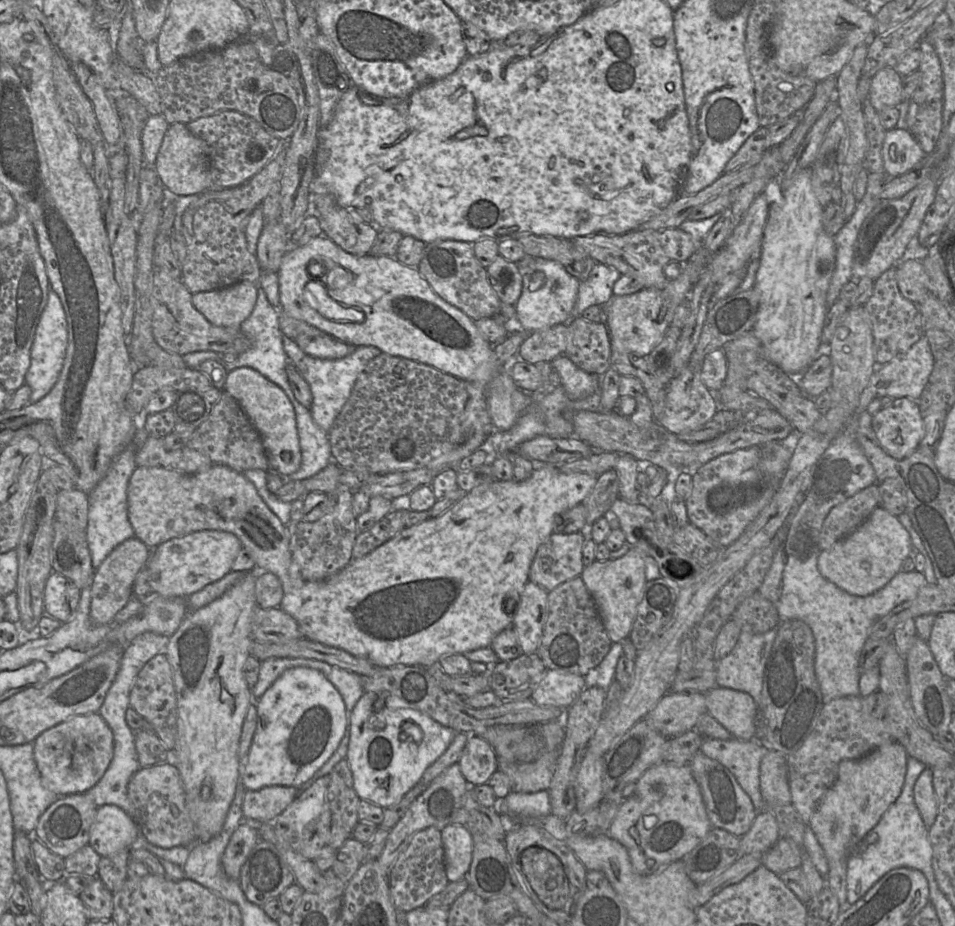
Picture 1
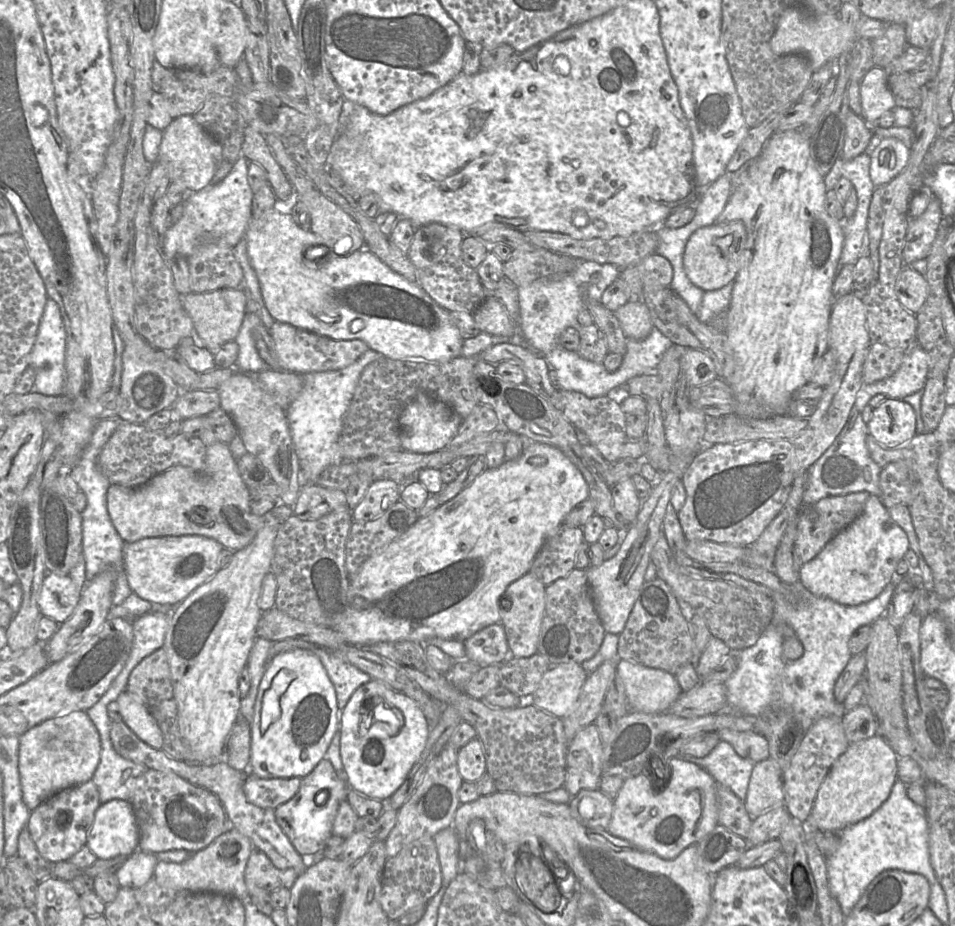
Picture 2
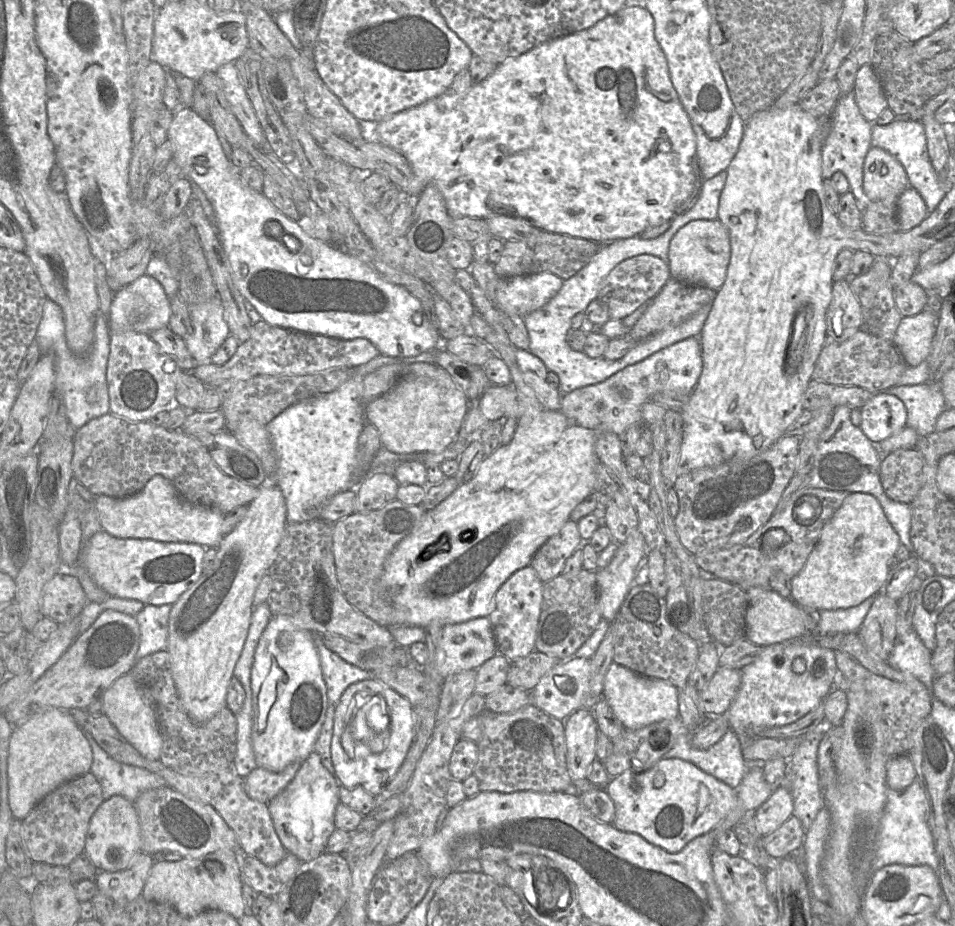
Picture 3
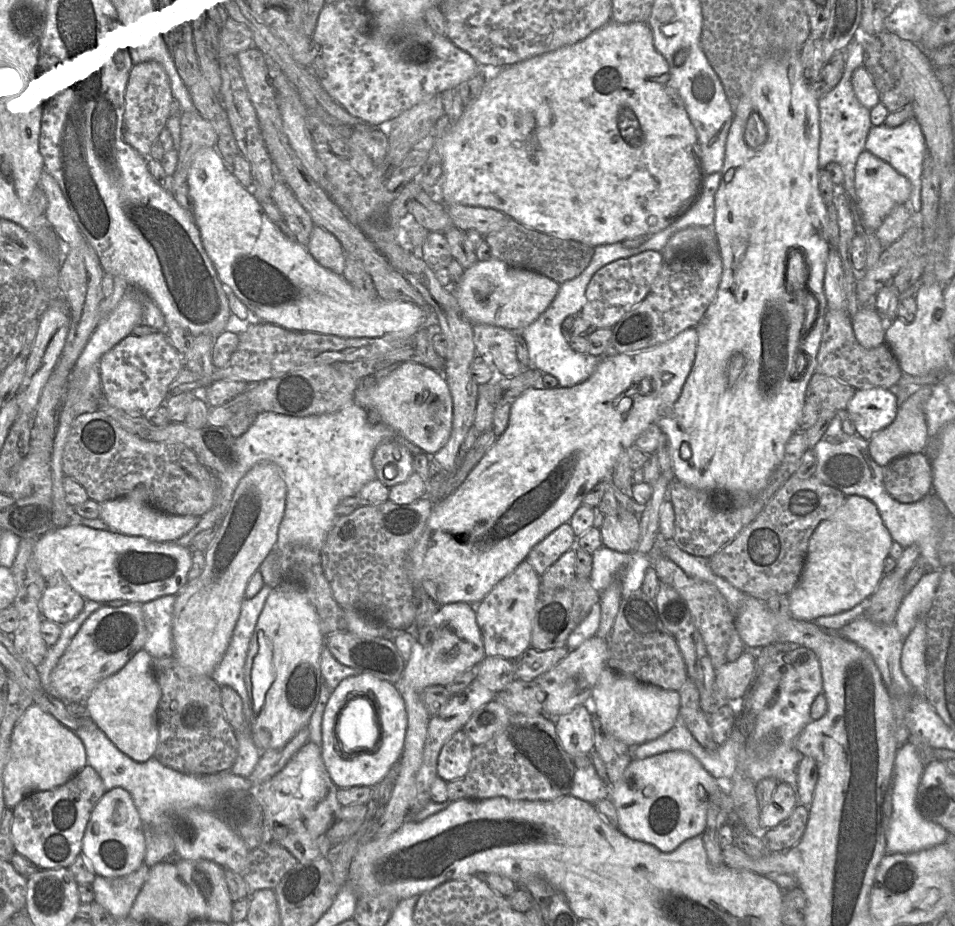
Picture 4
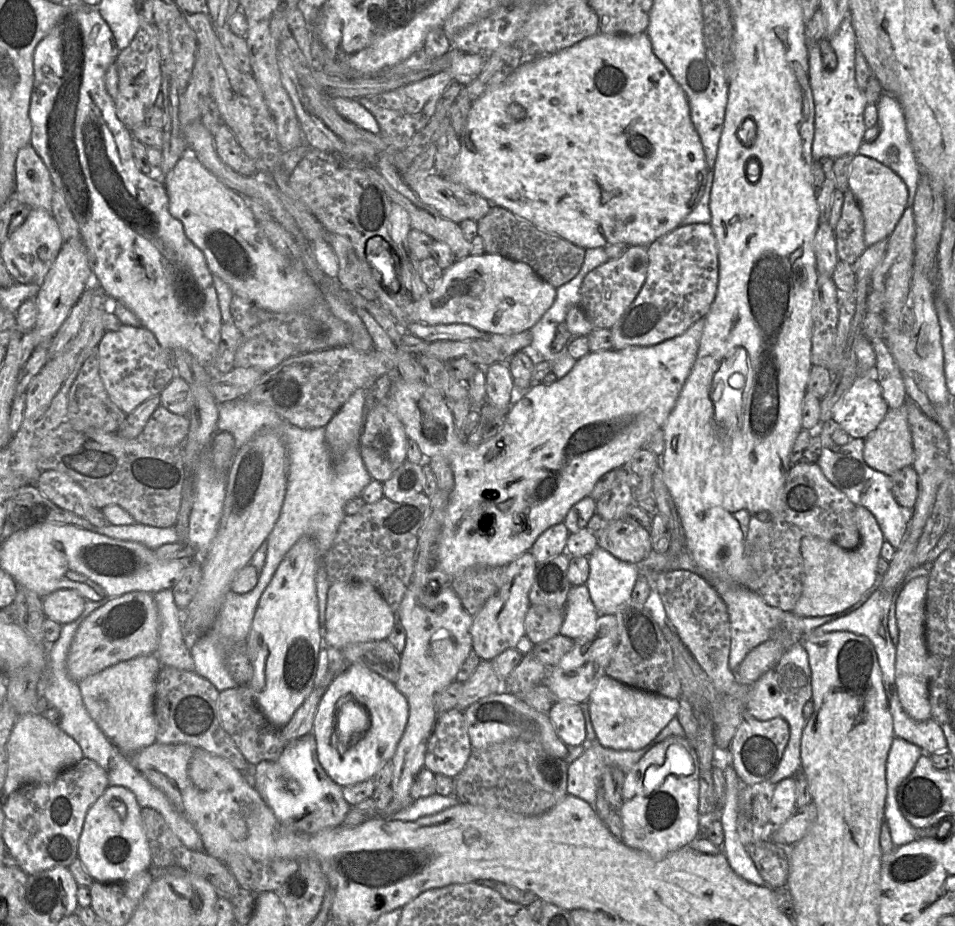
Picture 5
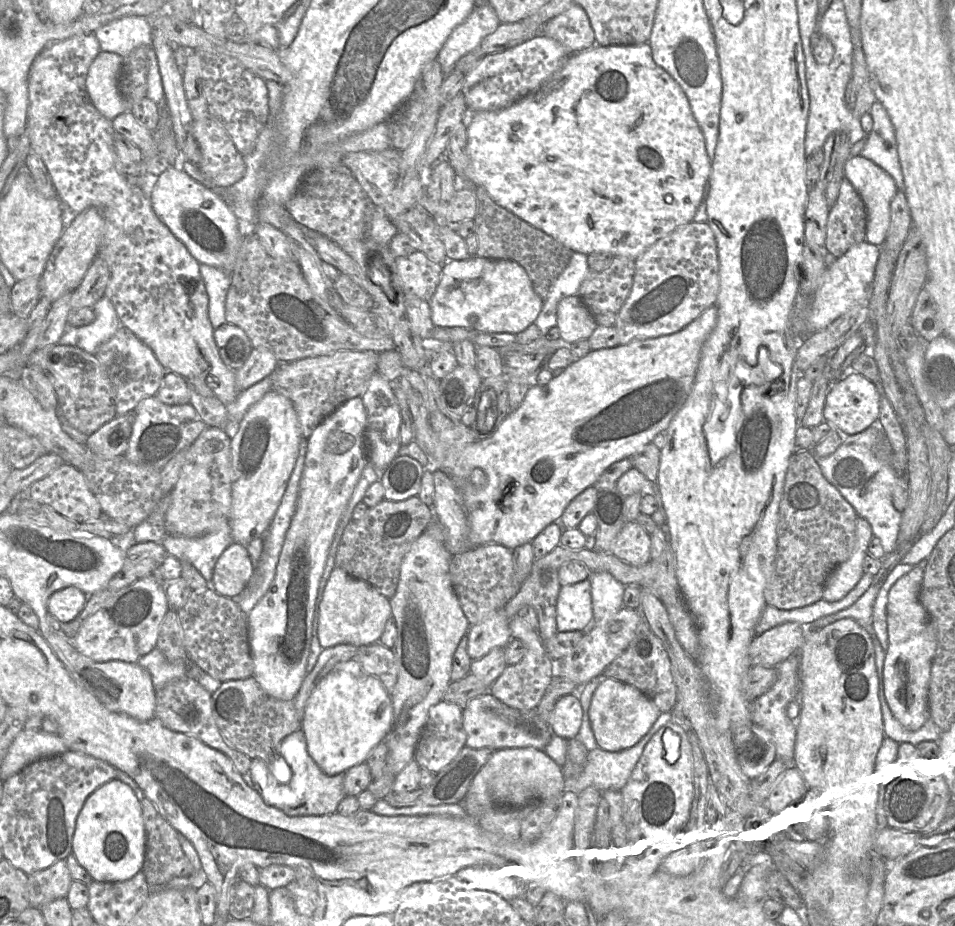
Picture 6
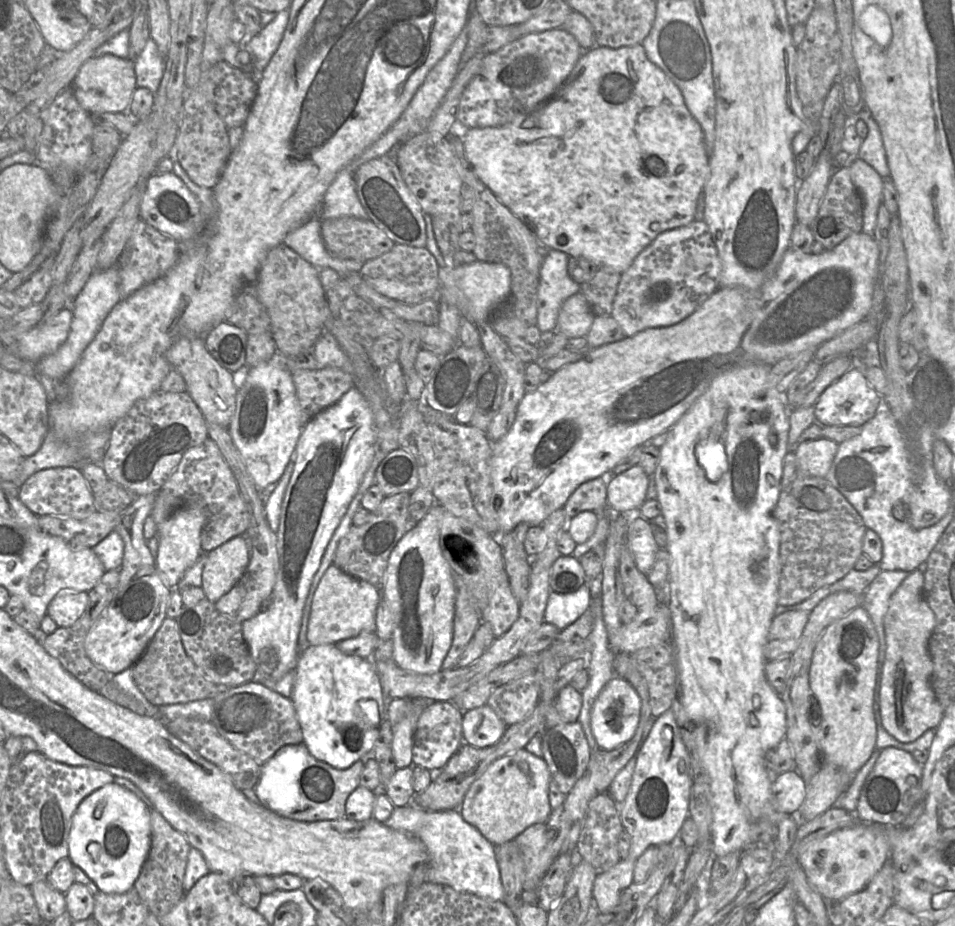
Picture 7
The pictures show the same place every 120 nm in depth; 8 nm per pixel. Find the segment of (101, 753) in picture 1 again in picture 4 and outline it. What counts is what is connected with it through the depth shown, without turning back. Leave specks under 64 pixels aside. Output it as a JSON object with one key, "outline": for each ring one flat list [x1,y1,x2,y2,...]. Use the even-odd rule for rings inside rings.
{"outline":[[32,704,25,710,11,735,9,757,3,774,6,807,13,810,26,796,65,784,86,765,86,750,75,732,38,705]]}

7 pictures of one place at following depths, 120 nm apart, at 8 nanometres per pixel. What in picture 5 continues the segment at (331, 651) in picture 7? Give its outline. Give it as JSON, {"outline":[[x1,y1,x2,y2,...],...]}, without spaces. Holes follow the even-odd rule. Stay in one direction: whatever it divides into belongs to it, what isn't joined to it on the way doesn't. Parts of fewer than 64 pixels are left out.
{"outline":[[348,664,344,671,336,674,323,692,314,717,312,734,316,740,317,759,328,776,341,787,373,779,385,762,391,760,405,730,409,713,409,705,405,696,400,693,394,683,360,664],[347,700,354,700,368,710,371,727,366,736,355,742,343,744,336,730,336,715]]}

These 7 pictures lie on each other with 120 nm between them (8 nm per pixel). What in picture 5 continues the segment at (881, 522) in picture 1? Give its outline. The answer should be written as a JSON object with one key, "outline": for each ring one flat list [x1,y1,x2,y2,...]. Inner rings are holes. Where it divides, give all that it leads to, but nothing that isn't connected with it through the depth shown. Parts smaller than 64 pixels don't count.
{"outline":[[856,506,855,521,860,533,860,544,853,550,845,550,835,543,817,537,804,537,801,542,801,552,804,560,804,582,801,596,793,609,800,617,819,617,842,612,855,603,876,582,877,563,883,543,886,541,875,516,865,507]]}

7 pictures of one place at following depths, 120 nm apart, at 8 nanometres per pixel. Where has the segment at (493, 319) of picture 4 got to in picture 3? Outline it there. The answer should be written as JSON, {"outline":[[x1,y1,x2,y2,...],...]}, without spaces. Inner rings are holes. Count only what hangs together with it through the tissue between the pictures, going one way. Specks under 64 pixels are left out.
{"outline":[[551,272,501,278,496,290,496,308,524,317,554,297,563,281]]}

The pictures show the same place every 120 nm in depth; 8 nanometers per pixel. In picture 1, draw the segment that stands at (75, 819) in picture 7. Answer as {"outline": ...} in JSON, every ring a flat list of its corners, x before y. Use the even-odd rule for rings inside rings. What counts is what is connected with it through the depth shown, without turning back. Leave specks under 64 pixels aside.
{"outline":[[116,805,97,808,88,845,100,856,107,857,138,845,139,827,135,820]]}

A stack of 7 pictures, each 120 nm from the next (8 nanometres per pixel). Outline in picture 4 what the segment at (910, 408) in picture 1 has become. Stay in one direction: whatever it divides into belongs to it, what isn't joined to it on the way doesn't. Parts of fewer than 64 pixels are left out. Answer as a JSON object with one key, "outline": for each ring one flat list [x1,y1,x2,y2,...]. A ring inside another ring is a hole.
{"outline":[[876,387,857,390,845,411,855,425,856,434,870,440,895,420,899,407,892,390]]}

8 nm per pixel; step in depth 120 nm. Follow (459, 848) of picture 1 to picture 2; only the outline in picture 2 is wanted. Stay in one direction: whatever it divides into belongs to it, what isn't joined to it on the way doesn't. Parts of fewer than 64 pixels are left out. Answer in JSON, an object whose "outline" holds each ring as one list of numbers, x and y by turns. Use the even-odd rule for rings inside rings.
{"outline":[[448,827,439,831,434,836,434,841,441,866,443,887,448,887,449,883,460,873,460,838,454,828]]}

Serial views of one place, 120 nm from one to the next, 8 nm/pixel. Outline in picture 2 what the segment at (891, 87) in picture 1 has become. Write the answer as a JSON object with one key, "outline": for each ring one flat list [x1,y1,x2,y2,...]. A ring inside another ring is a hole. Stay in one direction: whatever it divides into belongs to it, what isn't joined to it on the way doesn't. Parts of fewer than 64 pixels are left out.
{"outline":[[873,67,860,82,860,99,861,117,872,128,883,114,895,109,895,99,881,67]]}

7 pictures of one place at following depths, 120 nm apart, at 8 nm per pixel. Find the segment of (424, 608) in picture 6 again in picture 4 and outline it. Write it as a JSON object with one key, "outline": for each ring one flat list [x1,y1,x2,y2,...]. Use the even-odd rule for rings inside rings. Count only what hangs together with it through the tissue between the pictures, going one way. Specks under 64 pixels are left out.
{"outline":[[455,602,441,605,438,611,422,626,415,628,415,642,410,658,396,688,402,696,407,711,407,730,404,747,399,759,400,769,394,782,389,802,380,819,380,827,375,838,385,838,396,832,408,819,409,807,413,797,416,774,422,763,430,714,427,712,421,693,430,685,447,685,486,657,481,630,477,623,475,605]]}

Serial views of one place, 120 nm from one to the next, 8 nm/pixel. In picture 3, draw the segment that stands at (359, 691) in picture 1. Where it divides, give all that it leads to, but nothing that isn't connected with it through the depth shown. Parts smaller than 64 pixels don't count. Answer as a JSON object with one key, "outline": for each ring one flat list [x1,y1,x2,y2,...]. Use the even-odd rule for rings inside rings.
{"outline":[[315,635,314,643,319,654,329,703,336,705,348,686,373,676,372,672,346,662,327,648,321,636]]}

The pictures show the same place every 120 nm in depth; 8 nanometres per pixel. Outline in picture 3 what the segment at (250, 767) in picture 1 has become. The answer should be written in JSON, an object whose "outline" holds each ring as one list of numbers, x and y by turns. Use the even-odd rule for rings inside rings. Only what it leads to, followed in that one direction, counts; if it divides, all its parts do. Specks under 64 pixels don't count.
{"outline":[[275,615,257,643,251,667,251,690,252,747,258,767,279,772,294,762,304,761,314,750,328,707,326,684,314,643,315,635,321,636,297,627,292,616]]}

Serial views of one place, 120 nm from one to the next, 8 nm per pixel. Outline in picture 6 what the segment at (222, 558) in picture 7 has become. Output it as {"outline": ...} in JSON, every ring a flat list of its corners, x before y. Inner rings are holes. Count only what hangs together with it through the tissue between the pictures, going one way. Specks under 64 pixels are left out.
{"outline":[[233,542,219,556,210,586,221,596,238,598,255,574,246,546]]}

